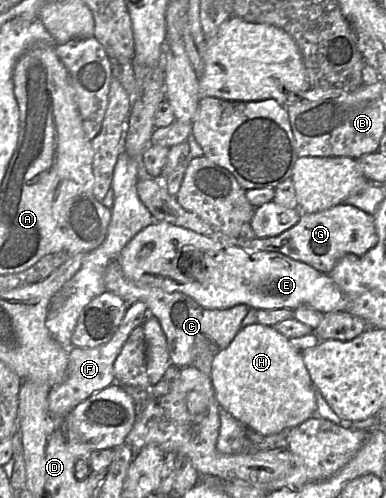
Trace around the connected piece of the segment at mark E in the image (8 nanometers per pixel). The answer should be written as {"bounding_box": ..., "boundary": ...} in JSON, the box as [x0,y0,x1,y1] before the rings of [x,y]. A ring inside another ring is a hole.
{"bounding_box":[116,221,346,314],"boundary":[[[166,221],[156,222],[138,232],[122,249],[116,261],[129,279],[167,292],[184,293],[205,309],[227,309],[238,304],[262,310],[283,308],[294,310],[307,306],[325,314],[344,311],[346,308],[345,296],[332,278],[304,262],[278,252],[248,252],[240,247],[224,245],[207,236]],[[183,254],[191,254],[200,261],[203,264],[203,271],[195,276],[181,271],[178,268],[178,260]]]}

